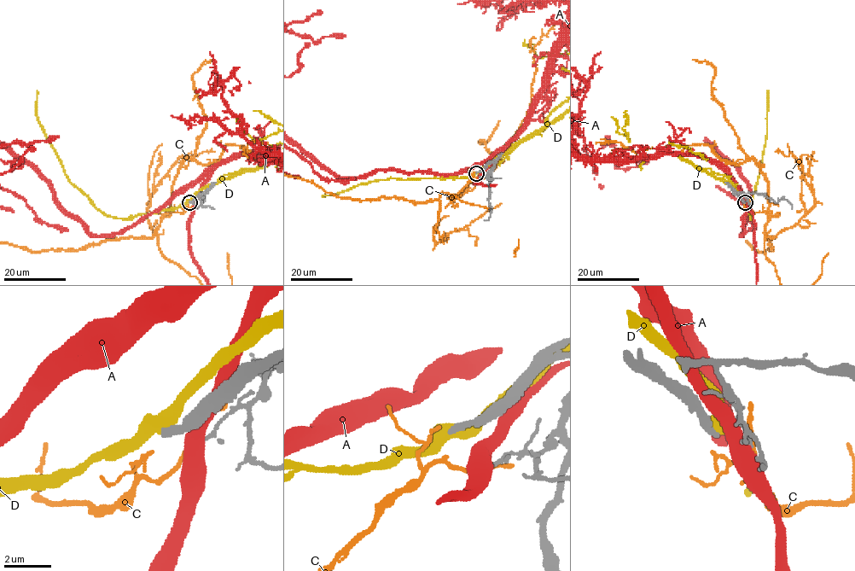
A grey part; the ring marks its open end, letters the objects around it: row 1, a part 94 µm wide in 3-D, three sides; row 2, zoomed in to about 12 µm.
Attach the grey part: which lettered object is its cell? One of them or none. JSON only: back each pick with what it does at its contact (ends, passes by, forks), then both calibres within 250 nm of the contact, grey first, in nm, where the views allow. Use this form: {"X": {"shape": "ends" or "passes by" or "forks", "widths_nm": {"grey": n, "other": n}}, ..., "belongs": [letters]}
{"belongs": []}

